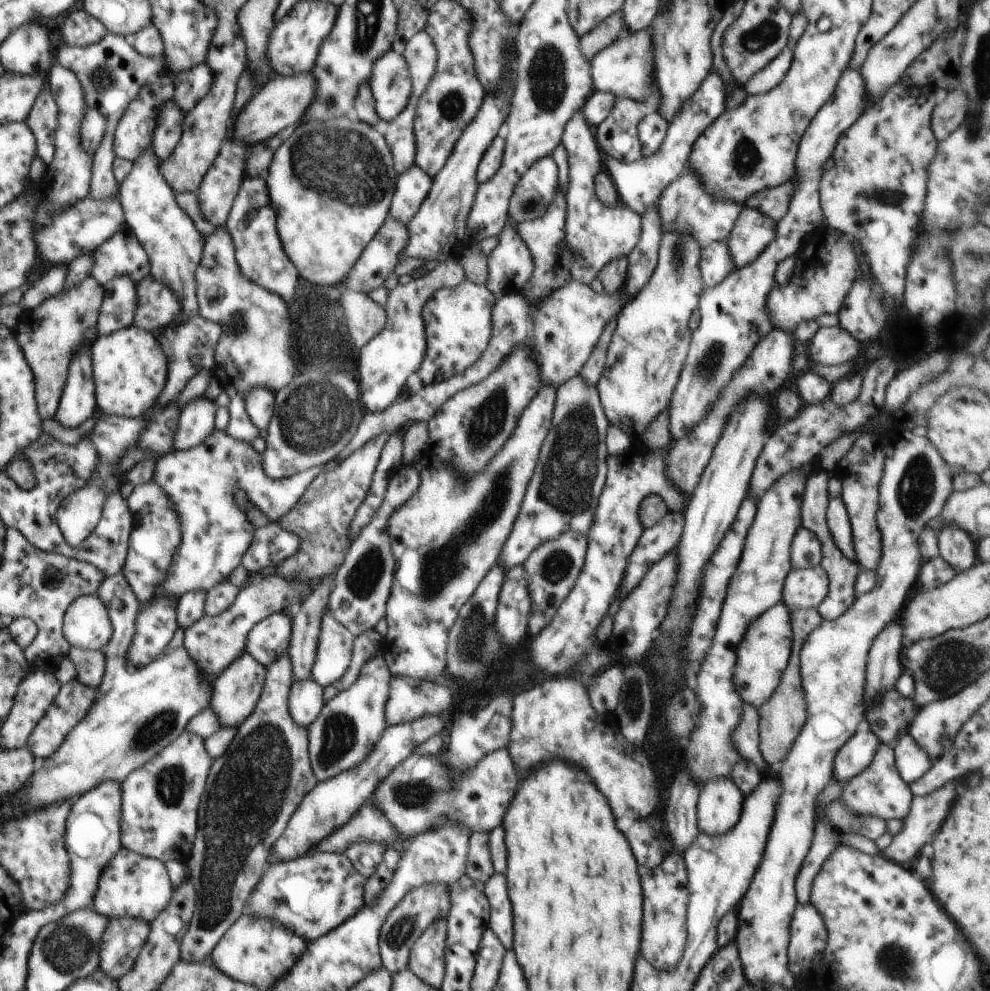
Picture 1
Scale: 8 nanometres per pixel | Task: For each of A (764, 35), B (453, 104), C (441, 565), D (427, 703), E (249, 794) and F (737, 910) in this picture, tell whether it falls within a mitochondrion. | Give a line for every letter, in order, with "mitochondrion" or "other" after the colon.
A: mitochondrion
B: mitochondrion
C: mitochondrion
D: other
E: mitochondrion
F: other

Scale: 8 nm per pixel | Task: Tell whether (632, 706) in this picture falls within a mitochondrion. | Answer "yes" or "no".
yes

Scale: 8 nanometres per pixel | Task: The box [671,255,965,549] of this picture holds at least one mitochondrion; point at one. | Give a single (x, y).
(916, 485)

